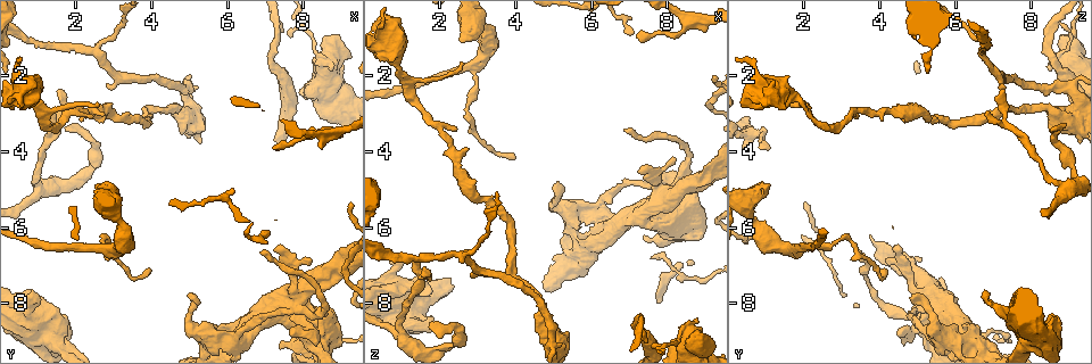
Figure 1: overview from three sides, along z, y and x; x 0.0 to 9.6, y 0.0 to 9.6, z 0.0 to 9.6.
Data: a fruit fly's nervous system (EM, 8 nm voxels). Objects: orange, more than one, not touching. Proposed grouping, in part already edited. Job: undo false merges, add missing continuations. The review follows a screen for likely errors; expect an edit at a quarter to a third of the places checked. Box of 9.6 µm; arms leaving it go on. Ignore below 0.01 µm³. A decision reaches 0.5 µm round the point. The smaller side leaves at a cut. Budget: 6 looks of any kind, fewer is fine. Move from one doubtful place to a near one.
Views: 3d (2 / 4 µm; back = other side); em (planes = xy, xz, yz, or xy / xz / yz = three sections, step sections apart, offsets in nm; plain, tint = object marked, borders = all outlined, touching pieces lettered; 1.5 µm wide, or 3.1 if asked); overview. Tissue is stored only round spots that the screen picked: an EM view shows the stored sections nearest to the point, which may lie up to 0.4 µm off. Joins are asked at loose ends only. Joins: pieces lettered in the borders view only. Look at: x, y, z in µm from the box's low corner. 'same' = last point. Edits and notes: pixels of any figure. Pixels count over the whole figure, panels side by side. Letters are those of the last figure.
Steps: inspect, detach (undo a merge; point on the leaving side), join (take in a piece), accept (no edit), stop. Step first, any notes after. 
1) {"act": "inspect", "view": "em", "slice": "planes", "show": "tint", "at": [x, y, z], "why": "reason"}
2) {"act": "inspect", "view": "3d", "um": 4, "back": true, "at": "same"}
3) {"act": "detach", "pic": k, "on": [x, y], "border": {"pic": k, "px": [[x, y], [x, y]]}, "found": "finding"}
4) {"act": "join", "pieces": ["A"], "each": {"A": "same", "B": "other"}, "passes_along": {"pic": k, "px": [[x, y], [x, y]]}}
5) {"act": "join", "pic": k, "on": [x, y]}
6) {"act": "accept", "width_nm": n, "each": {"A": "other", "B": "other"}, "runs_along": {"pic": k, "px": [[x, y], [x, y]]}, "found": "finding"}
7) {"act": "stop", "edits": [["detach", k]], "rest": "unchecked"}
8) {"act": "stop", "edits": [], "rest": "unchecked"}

{"act": "inspect", "view": "3d", "um": 2, "at": [1.10, 2.90, 2.00], "why": "branch point"}

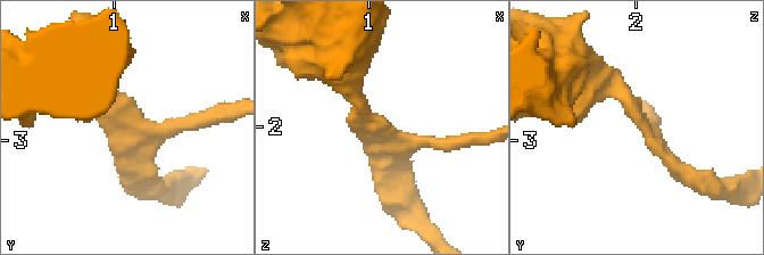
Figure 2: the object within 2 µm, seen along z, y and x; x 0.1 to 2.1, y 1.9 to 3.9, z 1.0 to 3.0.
{"act": "inspect", "view": "em", "slice": "planes", "show": "borders", "at": [1.12, 2.88, 2.04], "why": "now the EM"}

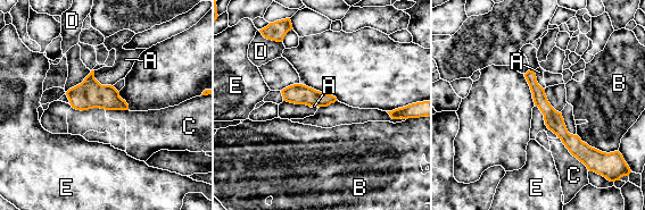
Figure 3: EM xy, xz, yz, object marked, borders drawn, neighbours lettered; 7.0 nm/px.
{"act": "accept", "each": {"A": "other", "B": "other", "C": "other", "D": "other", "E": "other"}, "runs_along": {"pic": 3, "px": [[530, 73], [542, 103], [584, 154]]}, "found": "continuous, no second cell"}

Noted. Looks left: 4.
{"act": "inspect", "view": "em", "slice": "xy", "step": 8, "show": "plain", "at": [0.80, 7.70, 6.80], "why": "branch stops here"}

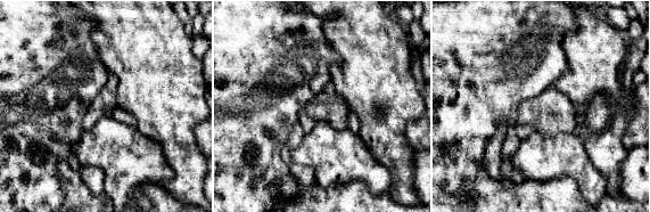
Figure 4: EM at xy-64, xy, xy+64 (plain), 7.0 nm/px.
{"act": "inspect", "view": "em", "slice": "xy", "step": 8, "show": "borders", "at": "same"}

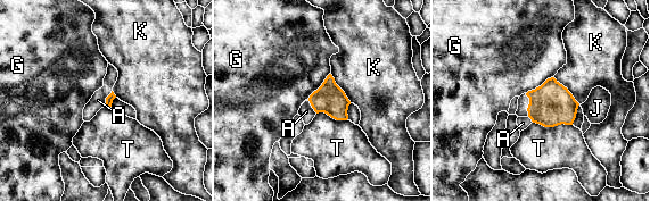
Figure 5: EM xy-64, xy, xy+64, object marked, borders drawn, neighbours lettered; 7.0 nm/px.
{"act": "join", "pieces": ["A"], "each": {"A": "same", "G": "other", "J": "other", "K": "other", "T": "other"}, "passes_along": {"pic": 5, "px": [[109, 99], [106, 98], [98, 100]]}, "found": "it goes on there"}

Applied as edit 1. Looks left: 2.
{"act": "stop", "edits": [["join", 5]], "rest": "unchecked"}

